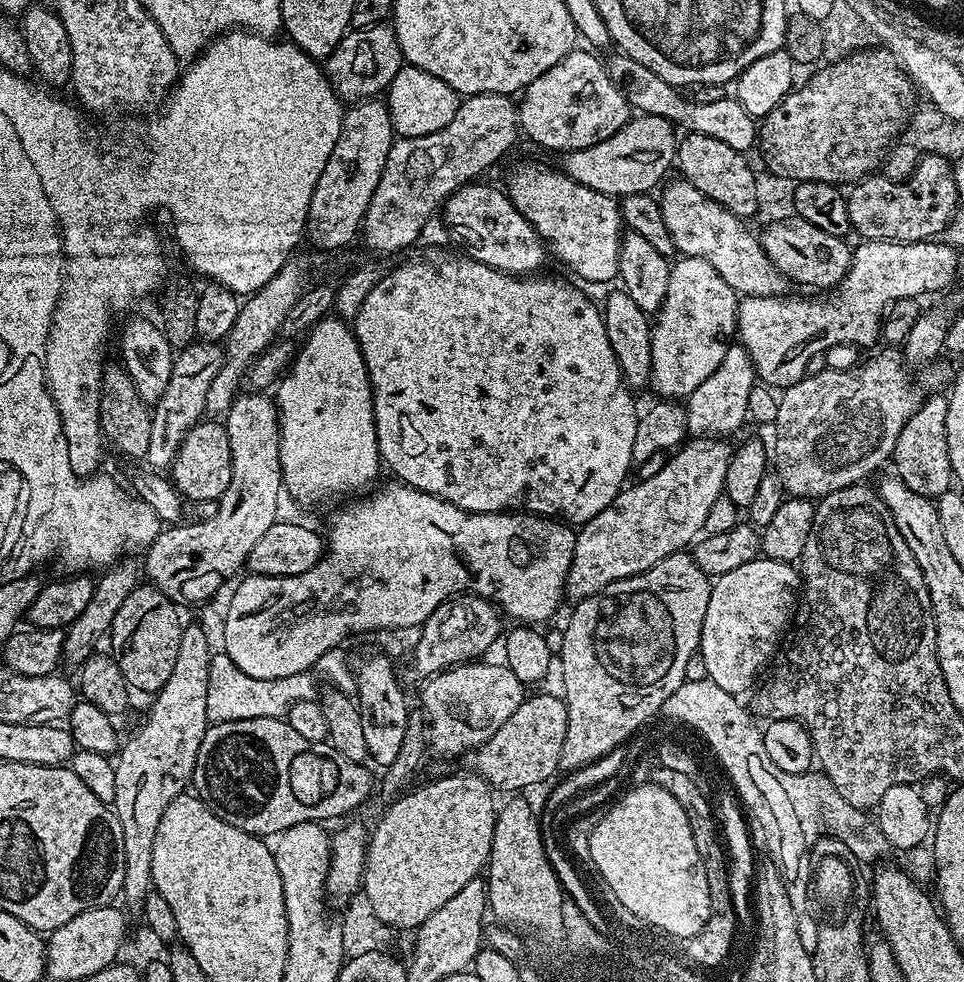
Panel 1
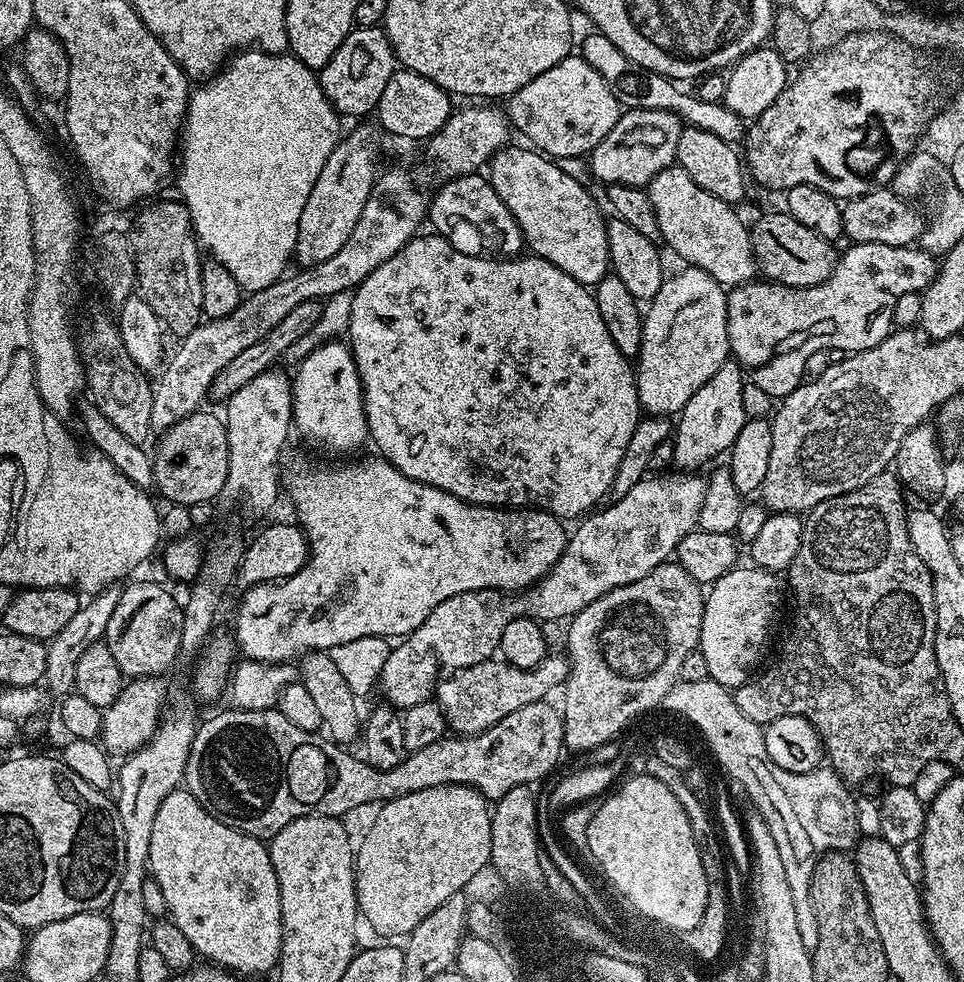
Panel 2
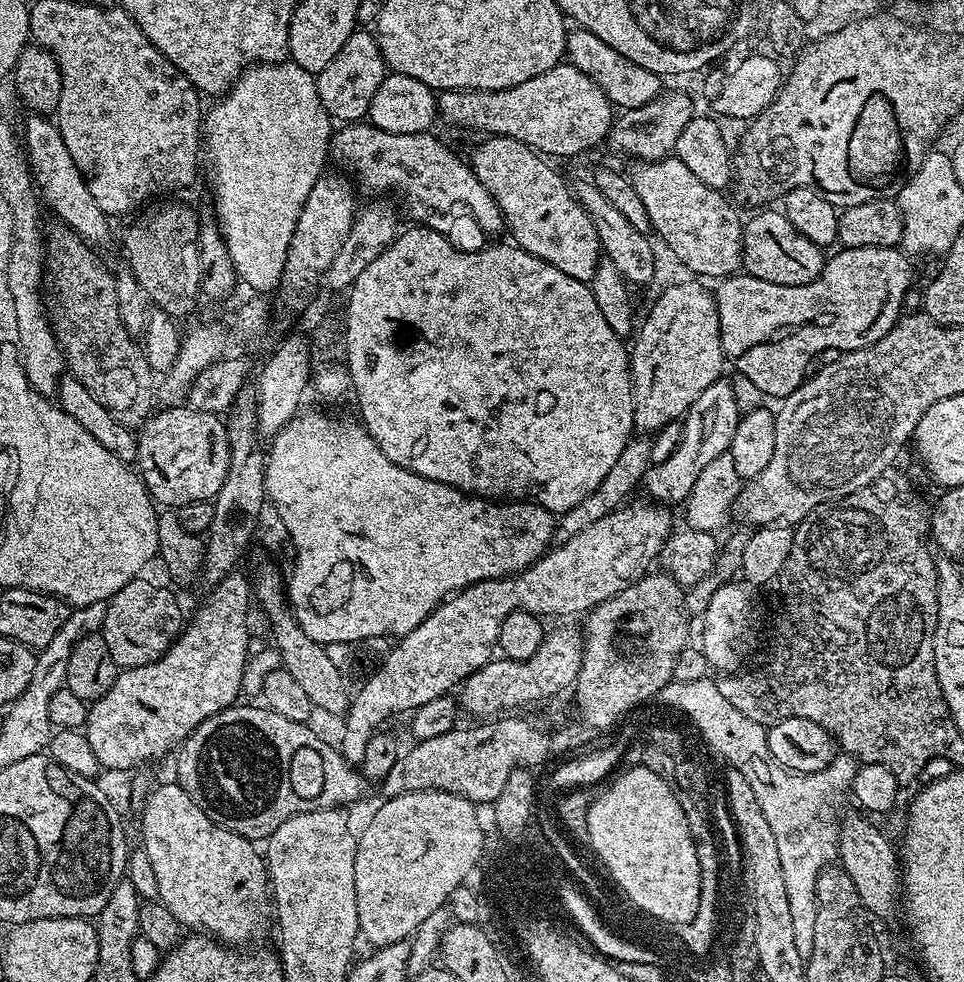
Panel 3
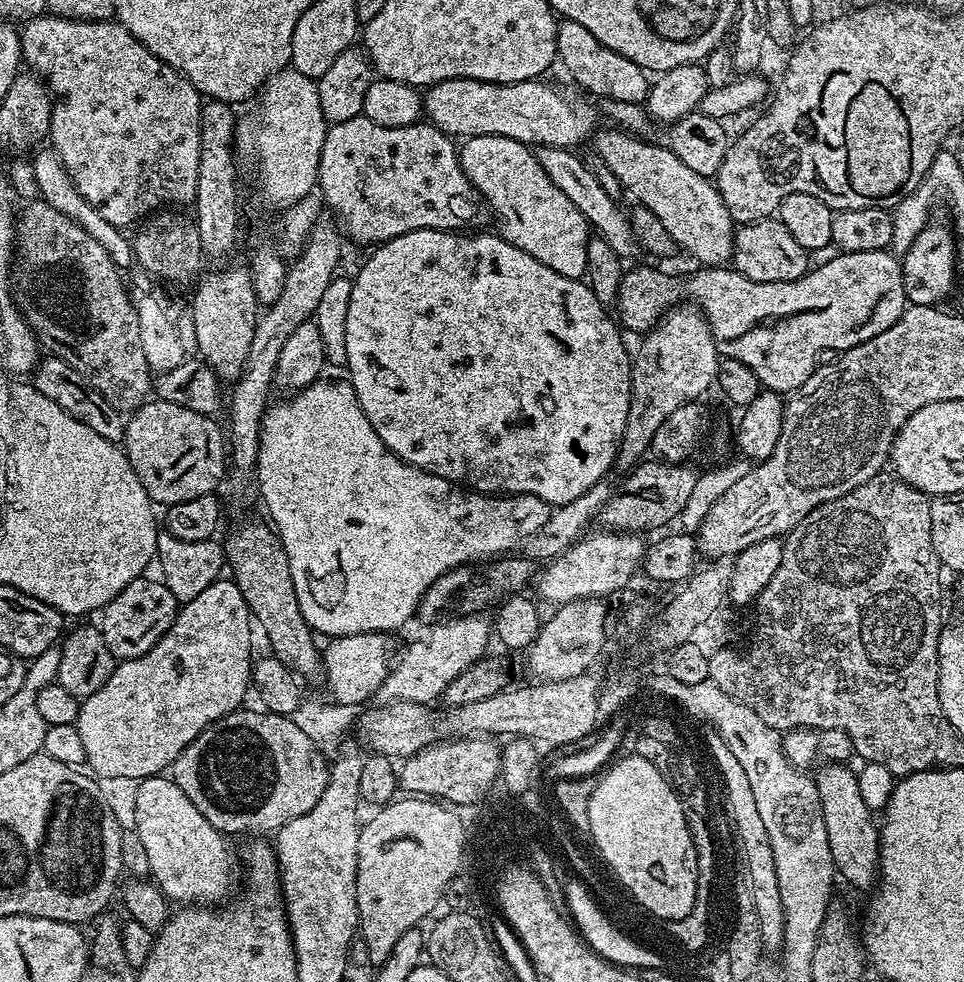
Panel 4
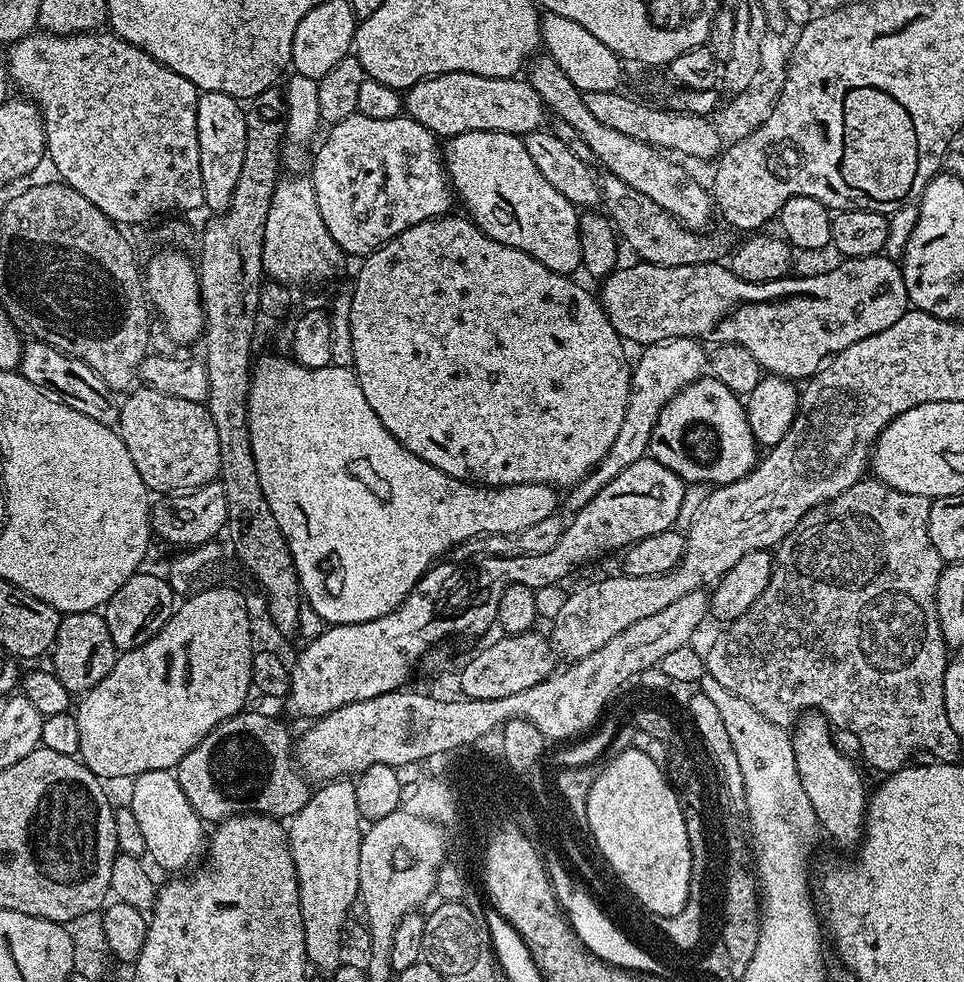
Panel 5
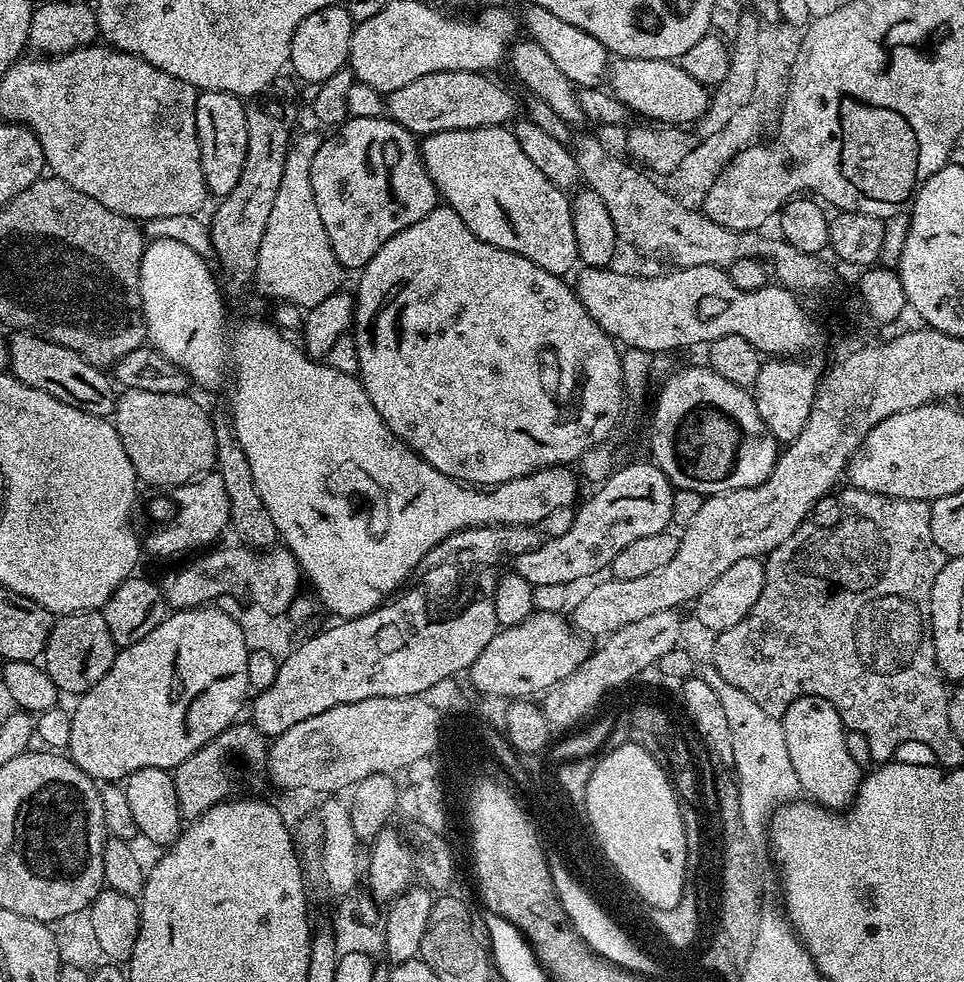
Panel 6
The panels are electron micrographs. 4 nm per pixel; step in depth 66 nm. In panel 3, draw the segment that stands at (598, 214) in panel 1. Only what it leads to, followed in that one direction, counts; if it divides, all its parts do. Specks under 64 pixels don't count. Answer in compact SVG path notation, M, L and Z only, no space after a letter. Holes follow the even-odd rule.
M488 136L472 152L470 166L476 171L478 182L490 190L494 202L498 202L498 210L504 216L507 235L512 235L515 247L526 250L542 262L550 262L550 266L558 266L562 274L570 274L570 278L591 281L594 270L602 258L598 230L594 230L594 222L590 222L590 214L580 205L573 189L551 168L549 161L541 153L530 146L518 142L509 136Z

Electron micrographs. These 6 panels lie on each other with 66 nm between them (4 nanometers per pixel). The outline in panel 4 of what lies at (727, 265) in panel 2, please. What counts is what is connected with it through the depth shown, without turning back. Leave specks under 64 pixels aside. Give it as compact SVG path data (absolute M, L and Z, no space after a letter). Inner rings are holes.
M615 126L602 128L595 133L594 149L602 162L610 166L614 178L622 182L625 193L632 195L639 207L650 210L662 222L662 230L670 234L673 243L694 256L697 263L705 267L725 265L732 256L736 228L715 183L707 176L694 174L663 143L647 144L647 139L630 136Z

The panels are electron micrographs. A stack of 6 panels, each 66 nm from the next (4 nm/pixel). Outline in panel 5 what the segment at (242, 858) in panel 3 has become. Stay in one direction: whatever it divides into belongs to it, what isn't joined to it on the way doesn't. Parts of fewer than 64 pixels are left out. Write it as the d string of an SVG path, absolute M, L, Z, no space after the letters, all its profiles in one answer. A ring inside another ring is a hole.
M150 770L135 777L133 786L131 809L142 830L147 855L152 856L151 863L172 872L168 874L183 873L180 872L183 868L191 869L205 851L206 824L194 810L194 806L190 806L190 798L182 794L182 786L175 775L171 771Z

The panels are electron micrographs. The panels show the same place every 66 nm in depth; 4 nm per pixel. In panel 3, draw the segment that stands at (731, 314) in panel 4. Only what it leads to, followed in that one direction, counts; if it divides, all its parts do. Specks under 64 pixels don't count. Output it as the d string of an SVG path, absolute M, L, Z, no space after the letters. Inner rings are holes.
M845 248L837 256L829 255L820 272L820 279L802 286L778 286L762 282L747 274L726 276L714 288L721 350L725 361L733 364L739 375L745 376L764 397L783 398L798 390L809 375L808 363L815 361L820 351L837 347L841 352L853 352L878 342L895 326L904 308L903 295L913 287L913 261L894 248Z

